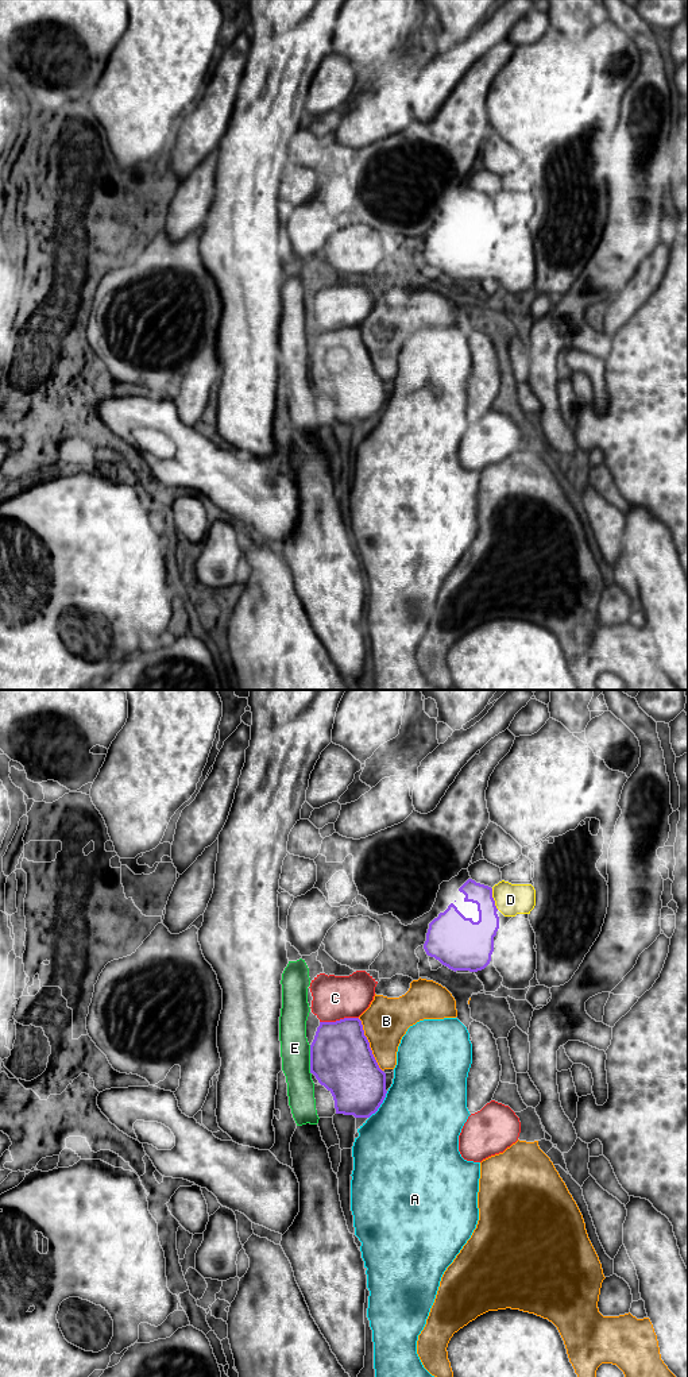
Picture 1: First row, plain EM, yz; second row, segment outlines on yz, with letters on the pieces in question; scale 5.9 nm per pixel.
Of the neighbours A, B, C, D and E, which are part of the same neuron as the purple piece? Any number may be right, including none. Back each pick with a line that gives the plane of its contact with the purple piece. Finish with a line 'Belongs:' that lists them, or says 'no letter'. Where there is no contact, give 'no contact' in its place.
B: yz
E: yz
Belongs: B, E

